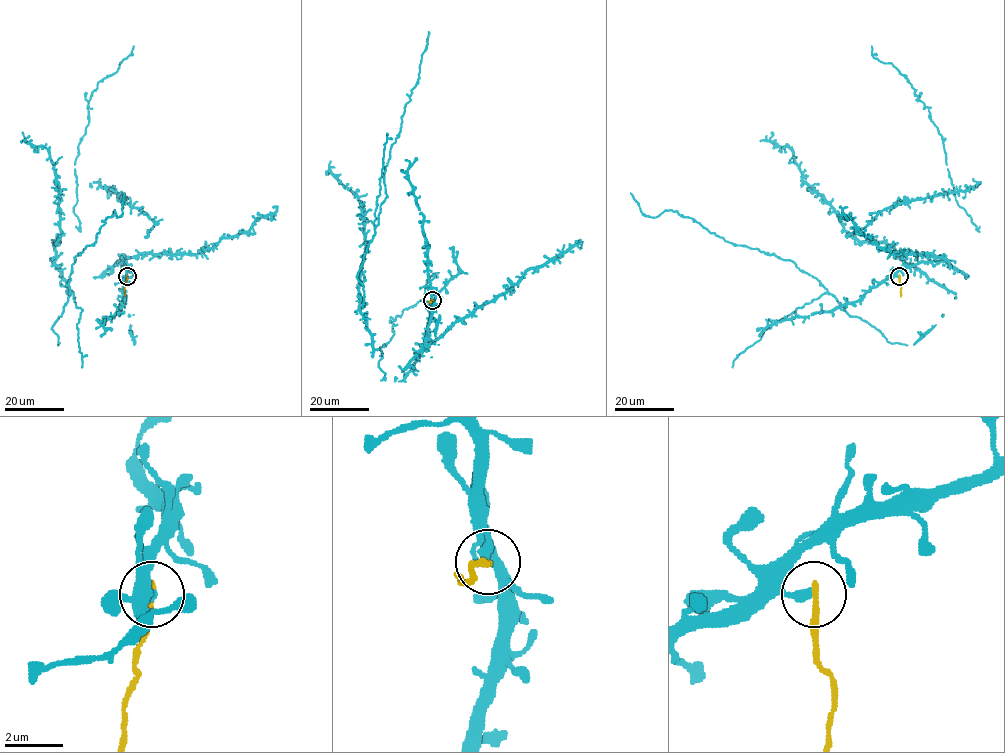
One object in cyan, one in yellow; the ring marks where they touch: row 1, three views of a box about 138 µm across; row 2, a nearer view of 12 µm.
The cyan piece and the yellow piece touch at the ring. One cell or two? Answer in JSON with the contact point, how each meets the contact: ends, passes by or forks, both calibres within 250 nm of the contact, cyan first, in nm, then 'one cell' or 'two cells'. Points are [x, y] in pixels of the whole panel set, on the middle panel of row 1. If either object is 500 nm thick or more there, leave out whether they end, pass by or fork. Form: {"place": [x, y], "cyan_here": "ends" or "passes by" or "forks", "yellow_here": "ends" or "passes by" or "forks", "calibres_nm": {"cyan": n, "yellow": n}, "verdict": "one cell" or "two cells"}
{"place": [432, 300], "cyan_here": "ends", "yellow_here": "ends", "calibres_nm": {"cyan": 320, "yellow": 240}, "verdict": "two cells"}

